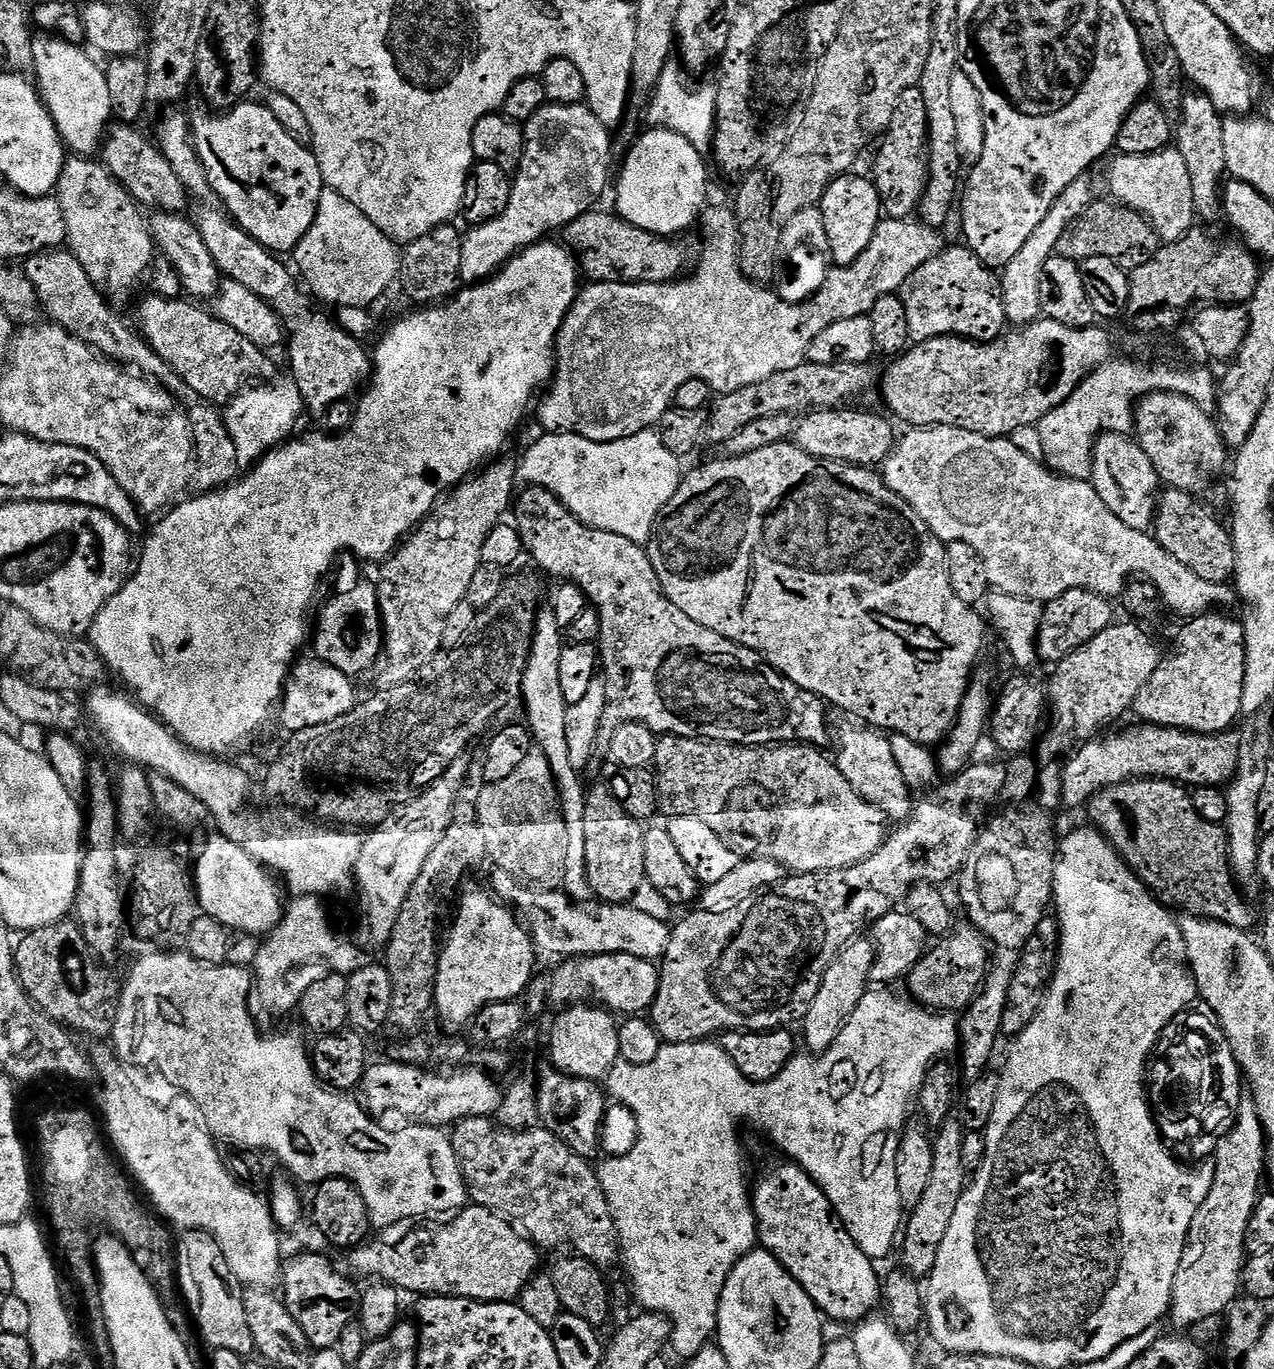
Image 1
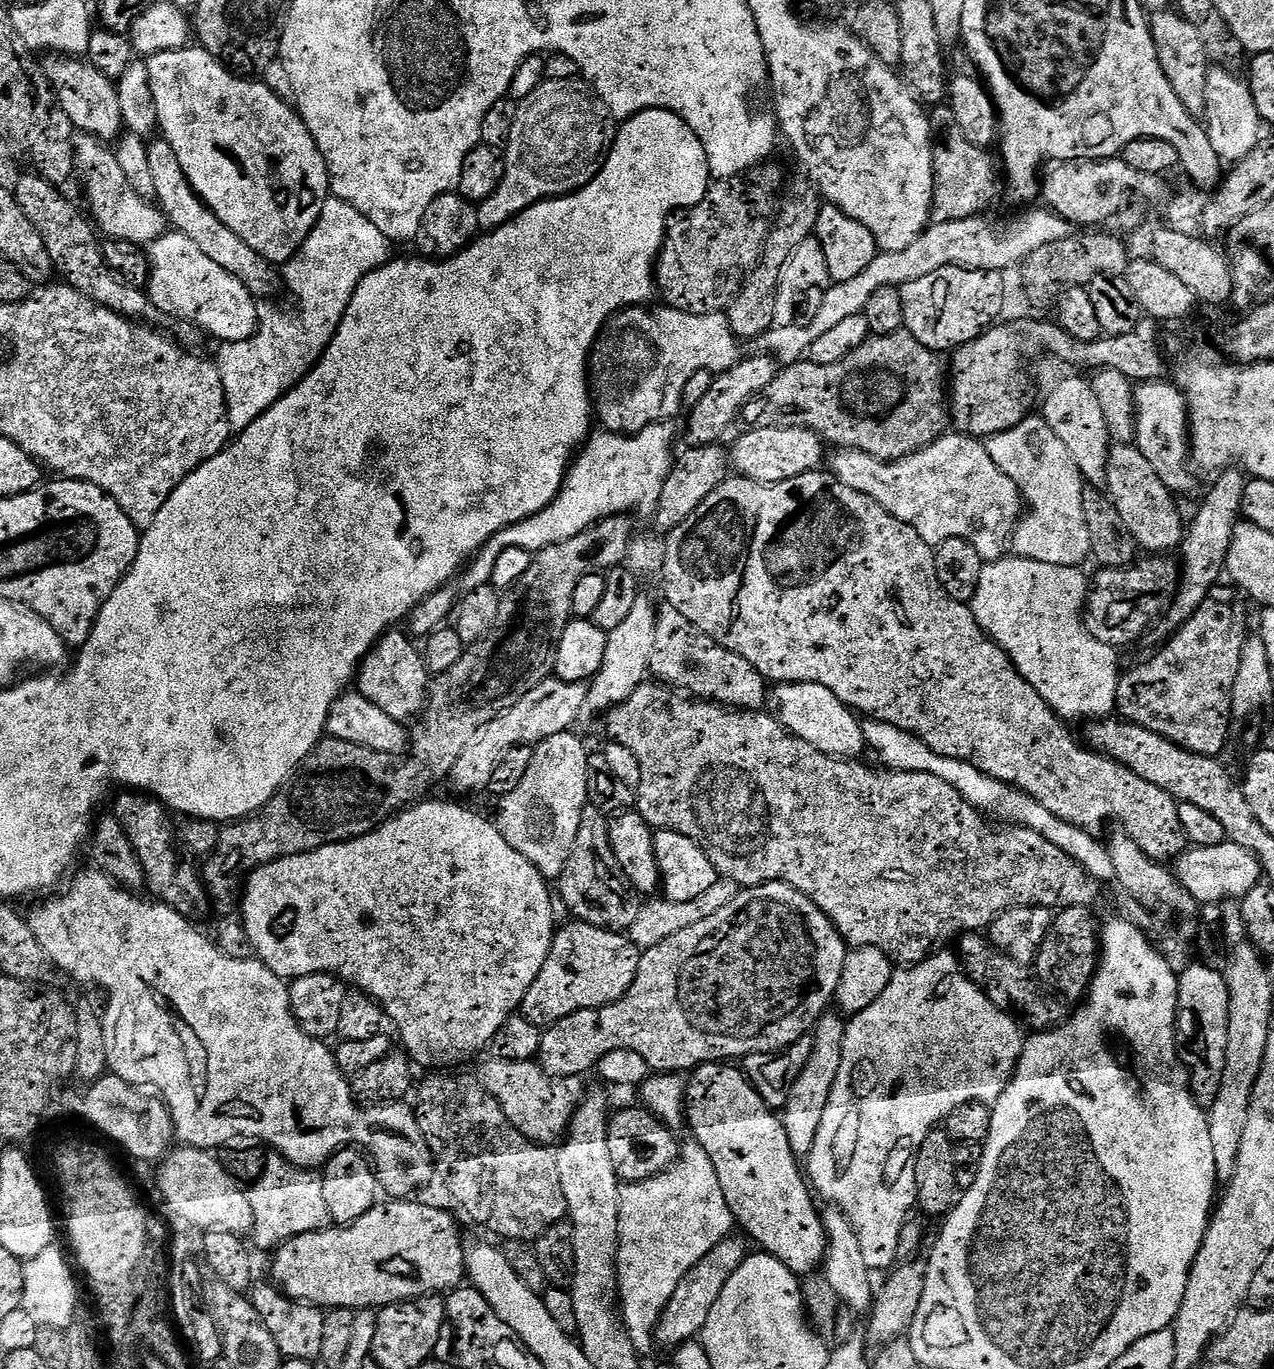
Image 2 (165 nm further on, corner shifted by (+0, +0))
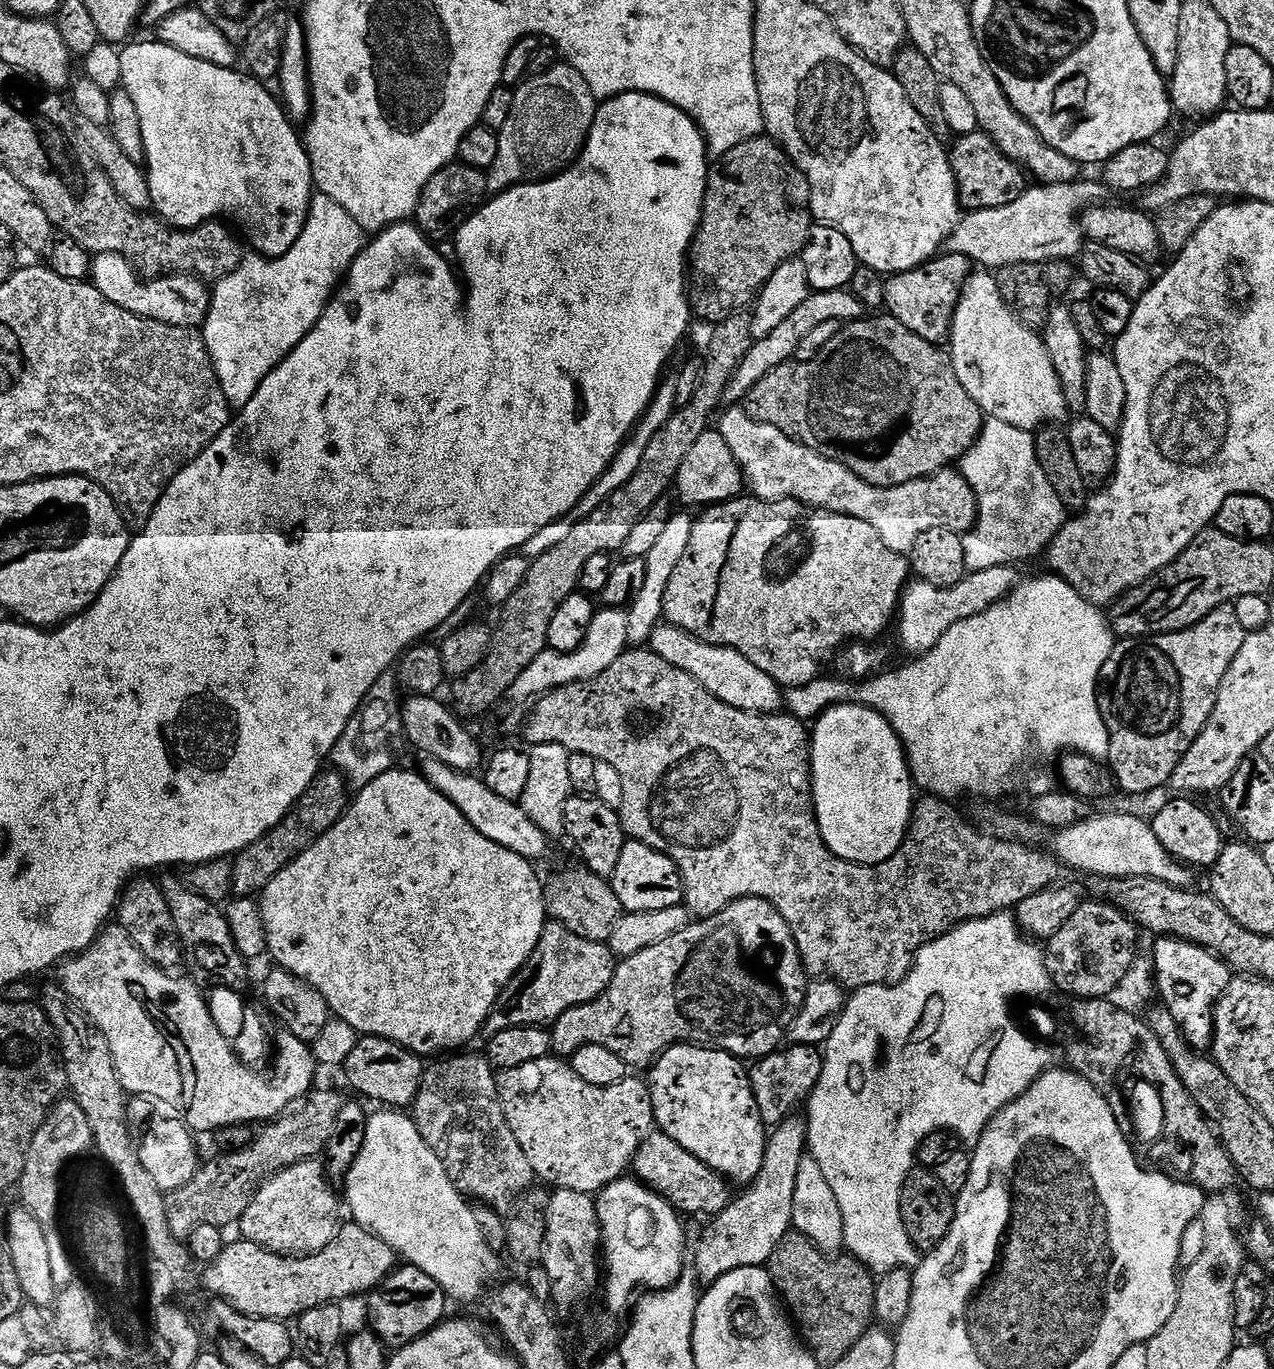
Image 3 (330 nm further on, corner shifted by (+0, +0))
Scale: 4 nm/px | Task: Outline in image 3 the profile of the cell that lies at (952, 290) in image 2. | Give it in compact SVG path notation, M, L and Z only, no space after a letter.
M957 252L947 255L933 258L922 267L909 272L895 273L888 280L887 307L890 309L891 315L904 323L910 330L914 330L914 334L926 338L937 346L943 345L945 343L943 340L947 336L949 339L954 328L956 308L959 307L961 297L974 272L974 264L969 257Z

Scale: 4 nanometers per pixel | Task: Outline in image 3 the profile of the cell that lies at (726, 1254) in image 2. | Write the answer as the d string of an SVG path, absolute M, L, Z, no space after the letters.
M793 1114L771 1129L768 1137L768 1150L764 1155L764 1166L751 1185L744 1192L717 1212L712 1224L704 1232L704 1241L696 1252L696 1272L704 1279L705 1285L712 1284L718 1278L730 1274L739 1268L758 1268L769 1263L772 1255L778 1250L779 1244L793 1231L792 1215L794 1214L795 1183L798 1182L800 1163L806 1157L810 1145L808 1142L808 1125L805 1117Z

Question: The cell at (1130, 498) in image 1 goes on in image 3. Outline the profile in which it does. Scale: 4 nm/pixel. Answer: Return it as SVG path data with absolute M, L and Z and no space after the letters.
M979 274L973 275L971 277L970 283L961 297L960 305L956 308L956 318L954 321L954 340L956 336L956 352L954 351L954 359L956 362L956 367L961 375L961 377L967 378L967 385L969 392L980 404L980 408L983 410L985 417L1001 419L1002 422L1009 423L1010 426L1018 427L1022 431L1028 431L1035 433L1037 430L1043 429L1045 426L1056 426L1068 416L1068 396L1064 393L1064 384L1060 381L1060 376L1062 376L1061 369L1056 367L1054 361L1052 361L1052 355L1048 349L1047 344L1044 343L1043 335L1035 327L1027 328L1025 321L1015 316L1012 313L1013 305L1009 301L1004 299L1002 293L1000 293L999 282L997 277L992 274L984 274L988 276L979 276Z

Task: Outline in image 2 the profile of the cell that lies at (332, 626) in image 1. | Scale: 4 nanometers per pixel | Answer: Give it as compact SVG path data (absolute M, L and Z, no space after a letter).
M400 630L385 632L371 652L360 661L358 675L354 680L355 691L374 702L382 714L390 714L390 718L401 722L408 722L408 719L411 721L423 713L430 683L430 673L424 667L423 655L418 651L417 645L415 648L411 644L413 641L405 636Z

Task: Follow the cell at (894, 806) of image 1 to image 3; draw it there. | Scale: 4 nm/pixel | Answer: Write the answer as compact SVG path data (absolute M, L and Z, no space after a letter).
M667 622L655 628L648 644L651 651L656 652L671 665L678 666L680 670L686 670L716 698L734 706L735 709L771 715L783 707L783 687L735 648L706 643L695 633Z

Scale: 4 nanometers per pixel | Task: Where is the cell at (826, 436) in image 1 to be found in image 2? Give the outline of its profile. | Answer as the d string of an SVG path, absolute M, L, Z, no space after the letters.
M748 428L730 448L730 464L745 480L777 484L819 469L825 441L809 428Z

